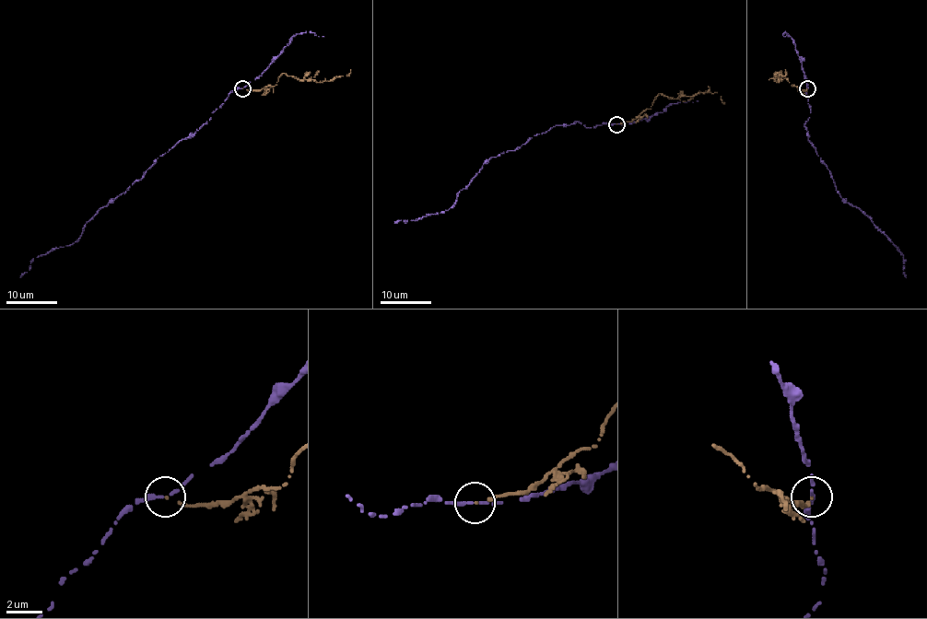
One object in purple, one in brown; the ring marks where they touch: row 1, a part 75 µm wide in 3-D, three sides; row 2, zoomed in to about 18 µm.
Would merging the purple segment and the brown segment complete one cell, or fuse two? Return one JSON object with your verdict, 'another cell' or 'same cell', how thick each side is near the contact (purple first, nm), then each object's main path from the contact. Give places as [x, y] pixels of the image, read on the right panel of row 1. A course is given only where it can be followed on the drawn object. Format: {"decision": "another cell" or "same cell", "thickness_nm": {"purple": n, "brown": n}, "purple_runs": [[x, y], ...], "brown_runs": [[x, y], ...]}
{"decision": "another cell", "thickness_nm": {"purple": 300, "brown": 130}, "purple_runs": [[806, 88], [811, 112], [804, 126], [808, 139], [833, 180], [839, 196], [859, 207], [902, 254], [906, 277]], "brown_runs": [[806, 88], [792, 85], [784, 75], [776, 75], [781, 79], [775, 81], [785, 69]]}

